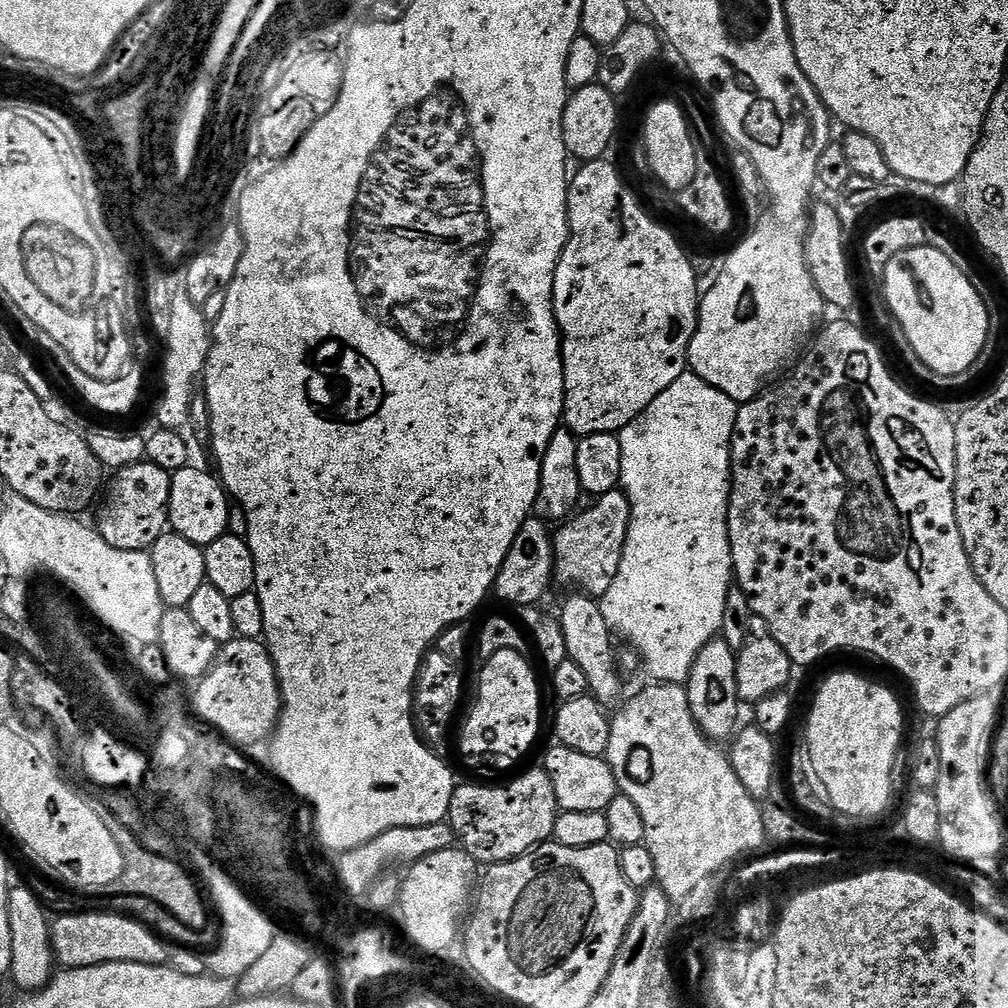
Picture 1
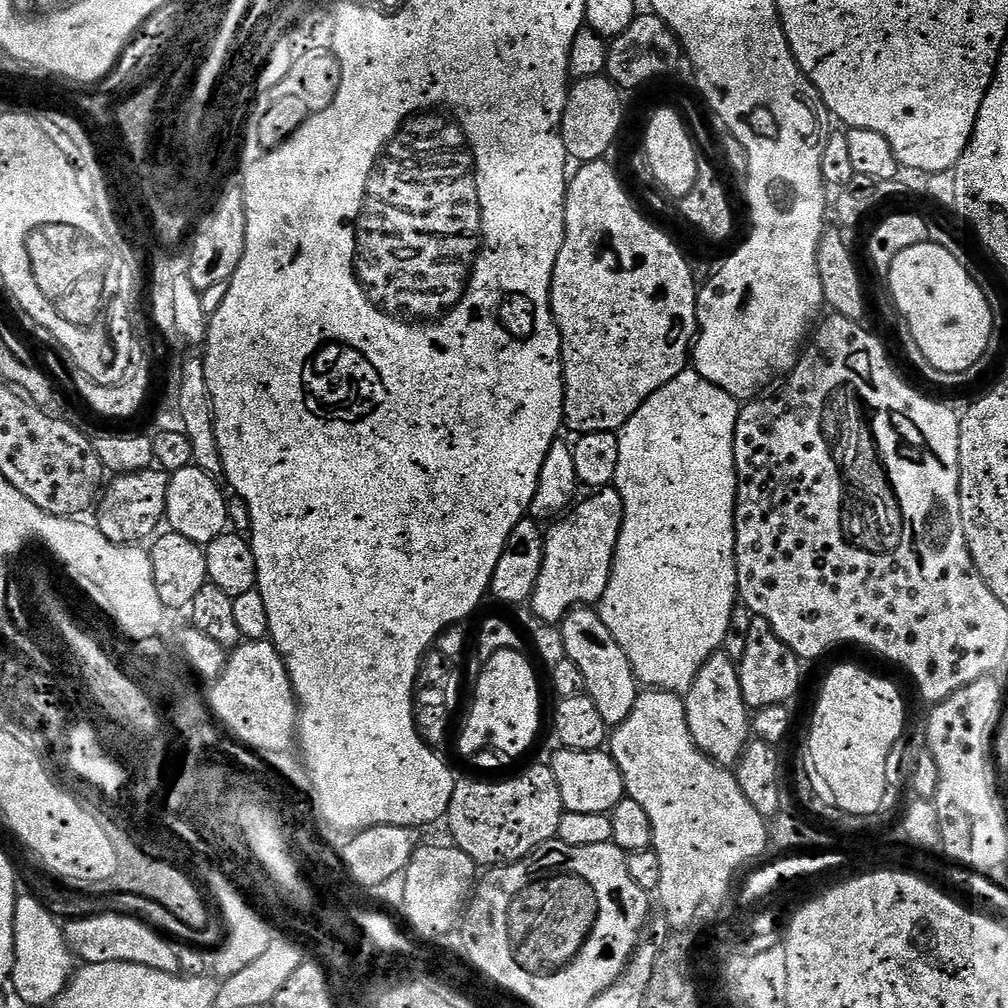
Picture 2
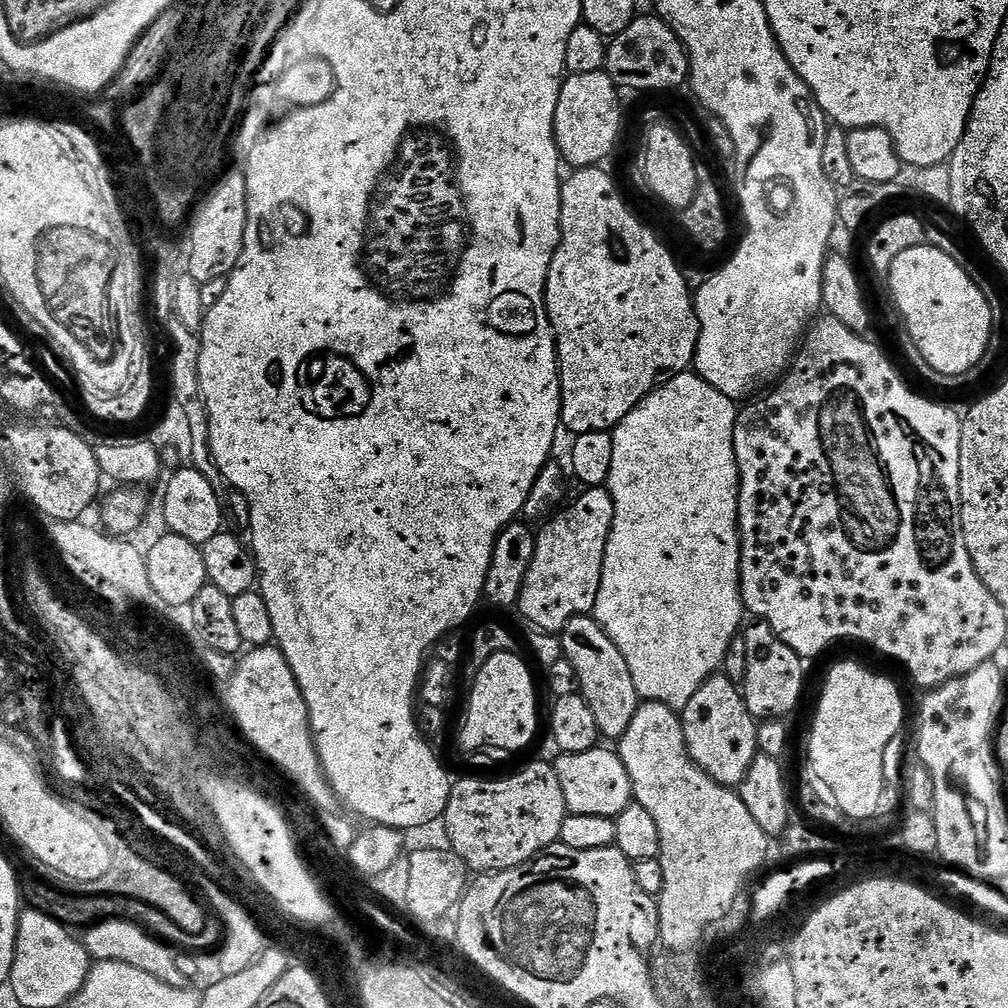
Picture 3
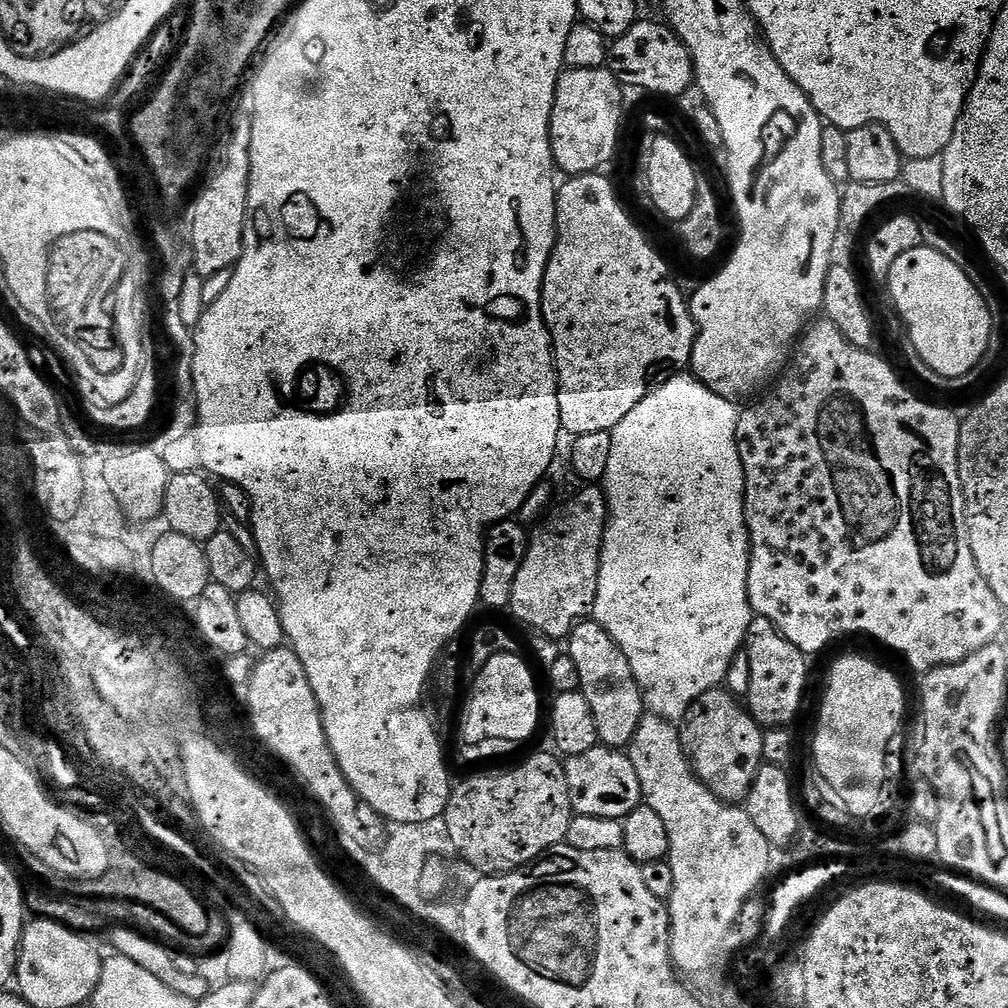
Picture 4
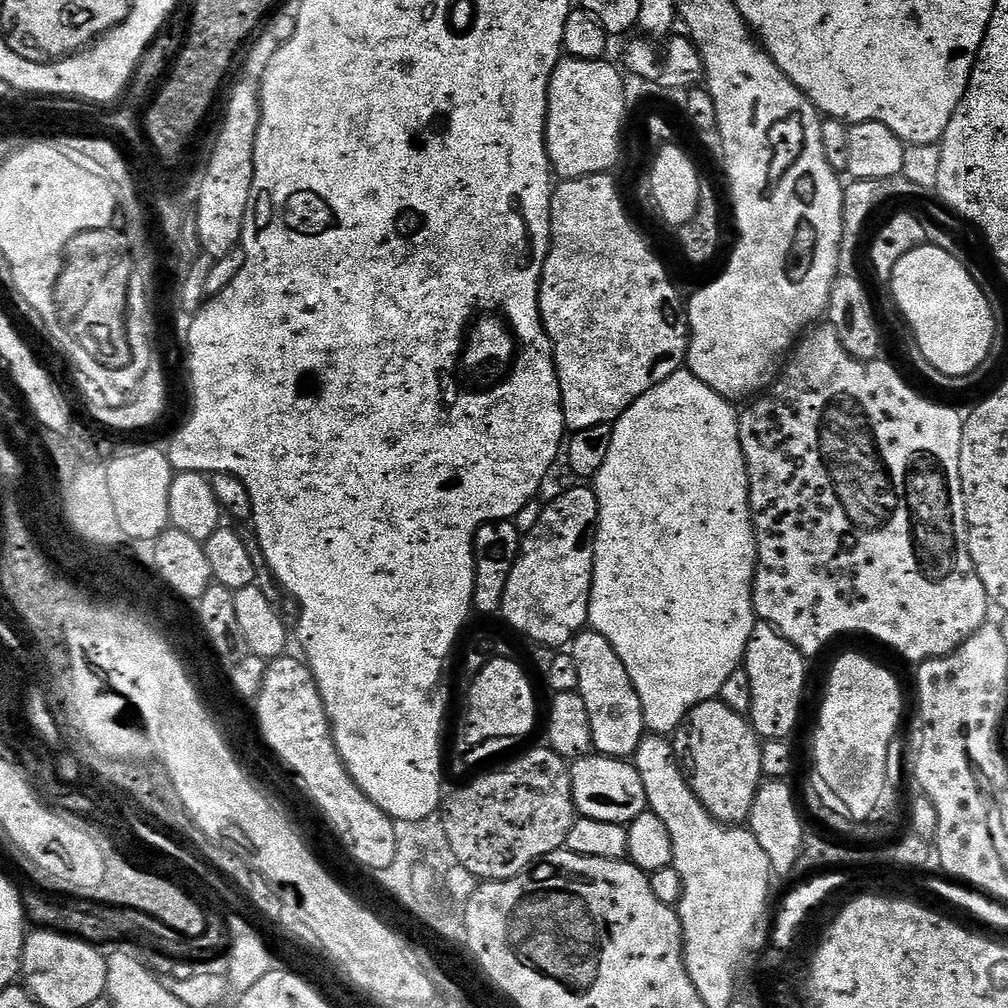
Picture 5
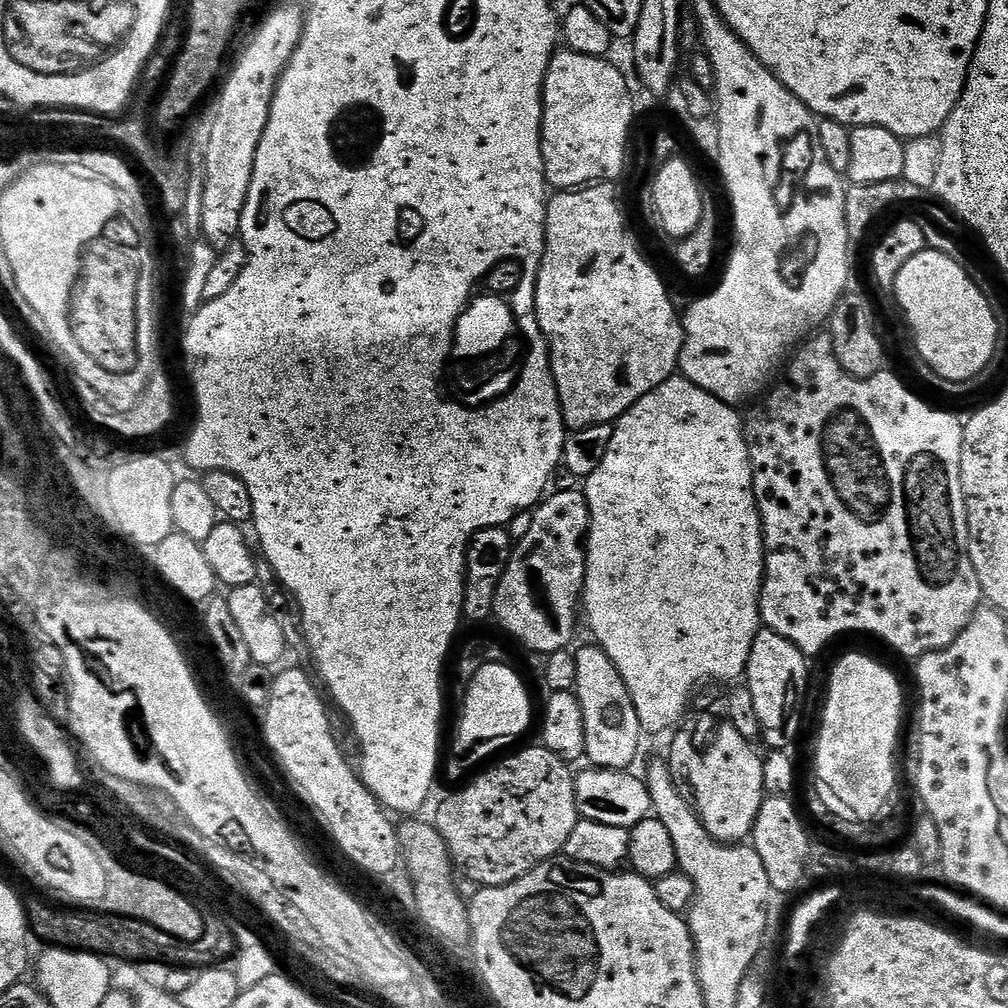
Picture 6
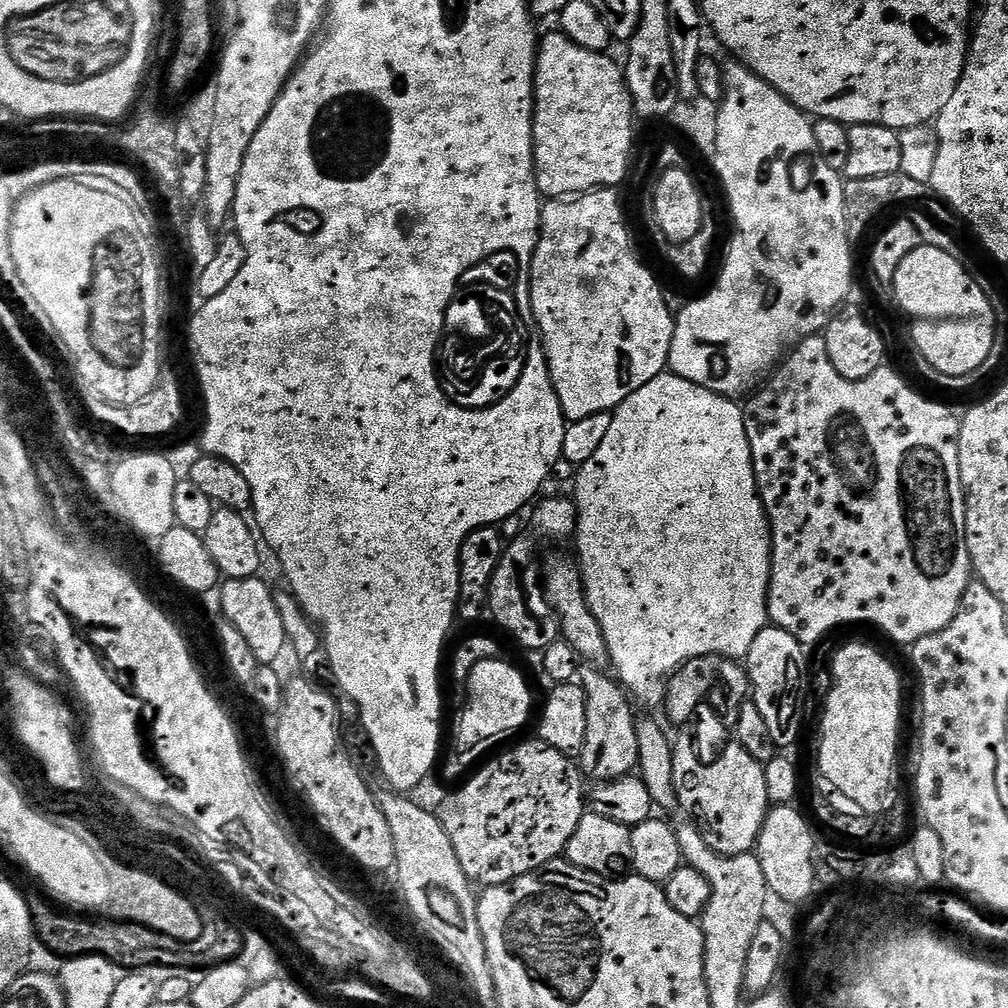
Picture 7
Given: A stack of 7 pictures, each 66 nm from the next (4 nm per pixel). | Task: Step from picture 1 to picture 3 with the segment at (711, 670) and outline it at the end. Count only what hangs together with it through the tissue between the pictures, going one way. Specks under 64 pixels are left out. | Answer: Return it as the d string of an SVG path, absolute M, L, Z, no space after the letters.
M723 674L711 676L682 709L684 737L693 764L714 782L735 789L744 781L758 754L756 729L758 722L746 710L741 689Z

